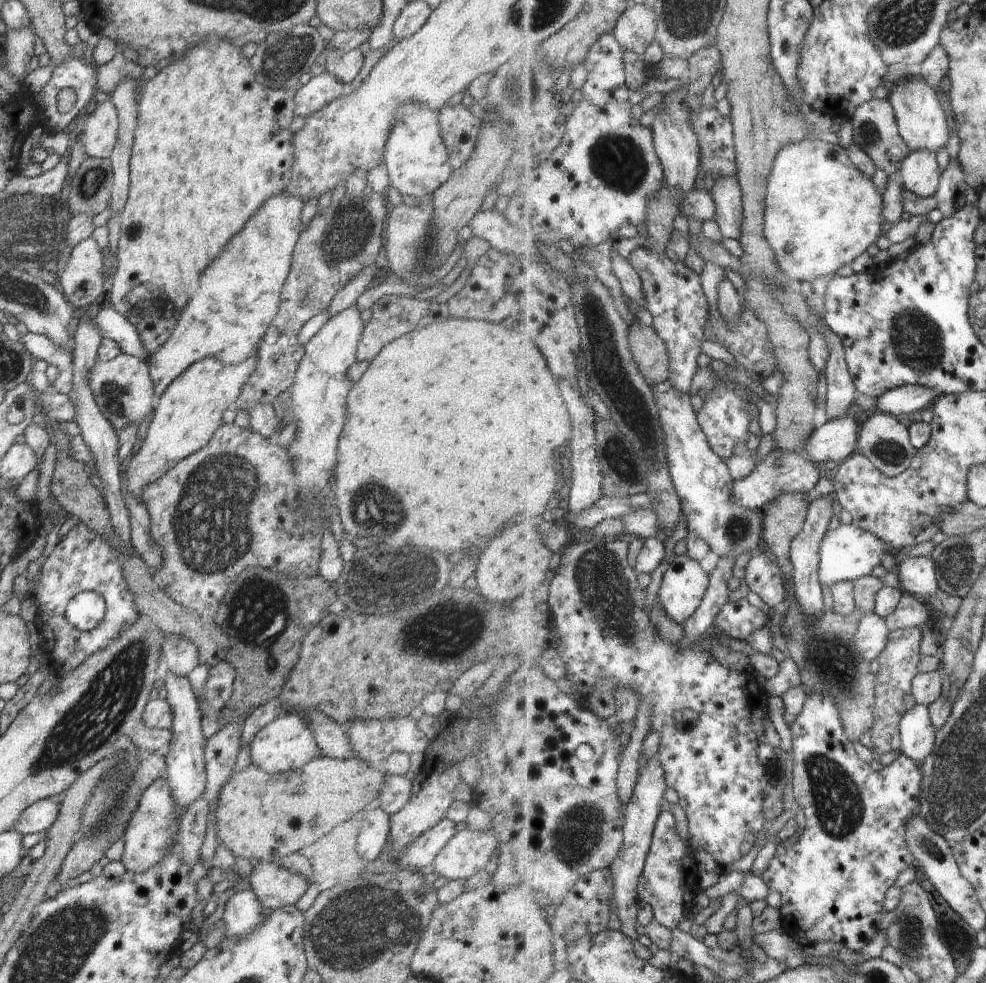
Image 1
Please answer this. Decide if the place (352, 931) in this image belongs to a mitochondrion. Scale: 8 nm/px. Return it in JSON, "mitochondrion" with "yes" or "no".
{"mitochondrion":"yes"}

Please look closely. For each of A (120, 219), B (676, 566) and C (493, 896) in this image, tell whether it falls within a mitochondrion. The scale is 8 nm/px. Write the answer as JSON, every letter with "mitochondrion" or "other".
{"A":"other","B":"other","C":"other"}

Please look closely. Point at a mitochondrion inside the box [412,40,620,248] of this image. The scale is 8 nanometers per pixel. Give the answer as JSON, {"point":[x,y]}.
{"point":[514,84]}

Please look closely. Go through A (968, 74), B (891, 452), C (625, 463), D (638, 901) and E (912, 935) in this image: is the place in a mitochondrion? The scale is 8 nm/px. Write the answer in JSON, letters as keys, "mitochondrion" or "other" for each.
{"A":"other","B":"mitochondrion","C":"mitochondrion","D":"other","E":"mitochondrion"}

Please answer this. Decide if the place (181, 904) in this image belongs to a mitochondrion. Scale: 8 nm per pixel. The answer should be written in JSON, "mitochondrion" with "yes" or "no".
{"mitochondrion":"no"}

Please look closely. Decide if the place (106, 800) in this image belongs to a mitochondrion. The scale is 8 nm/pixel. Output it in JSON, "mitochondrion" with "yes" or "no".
{"mitochondrion":"yes"}

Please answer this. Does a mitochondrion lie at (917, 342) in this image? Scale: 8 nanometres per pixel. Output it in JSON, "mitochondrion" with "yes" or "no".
{"mitochondrion":"yes"}

